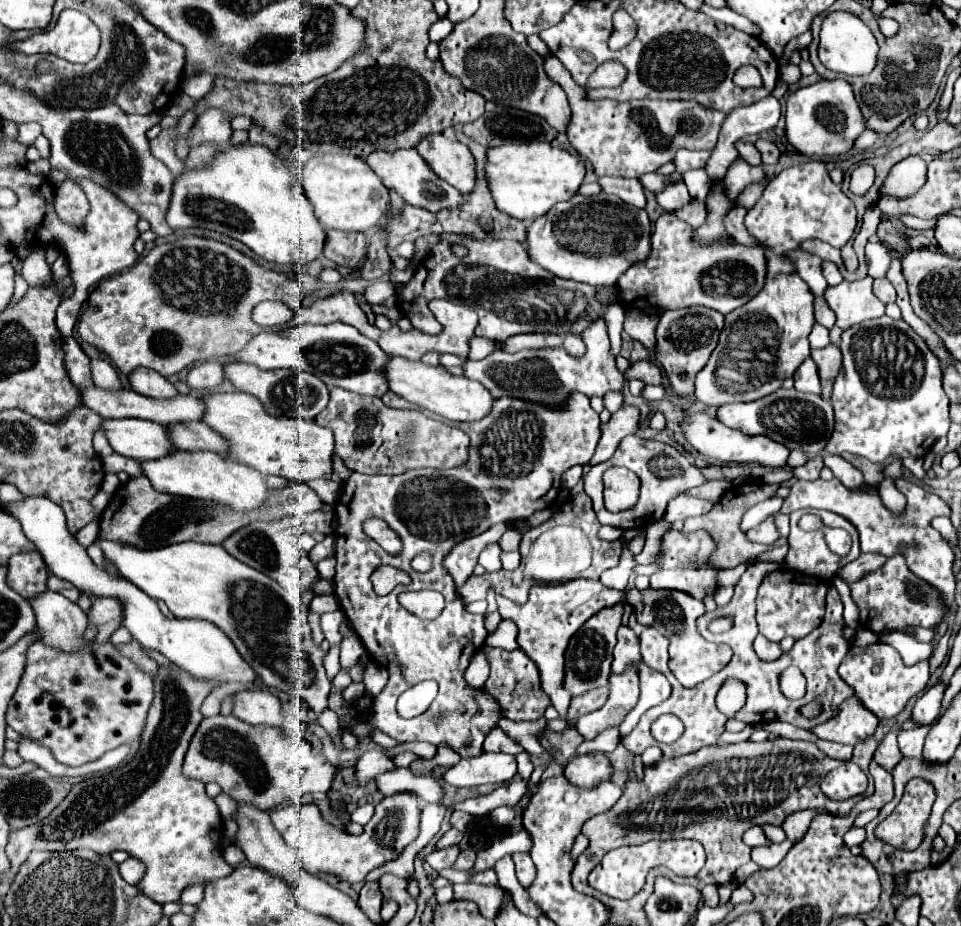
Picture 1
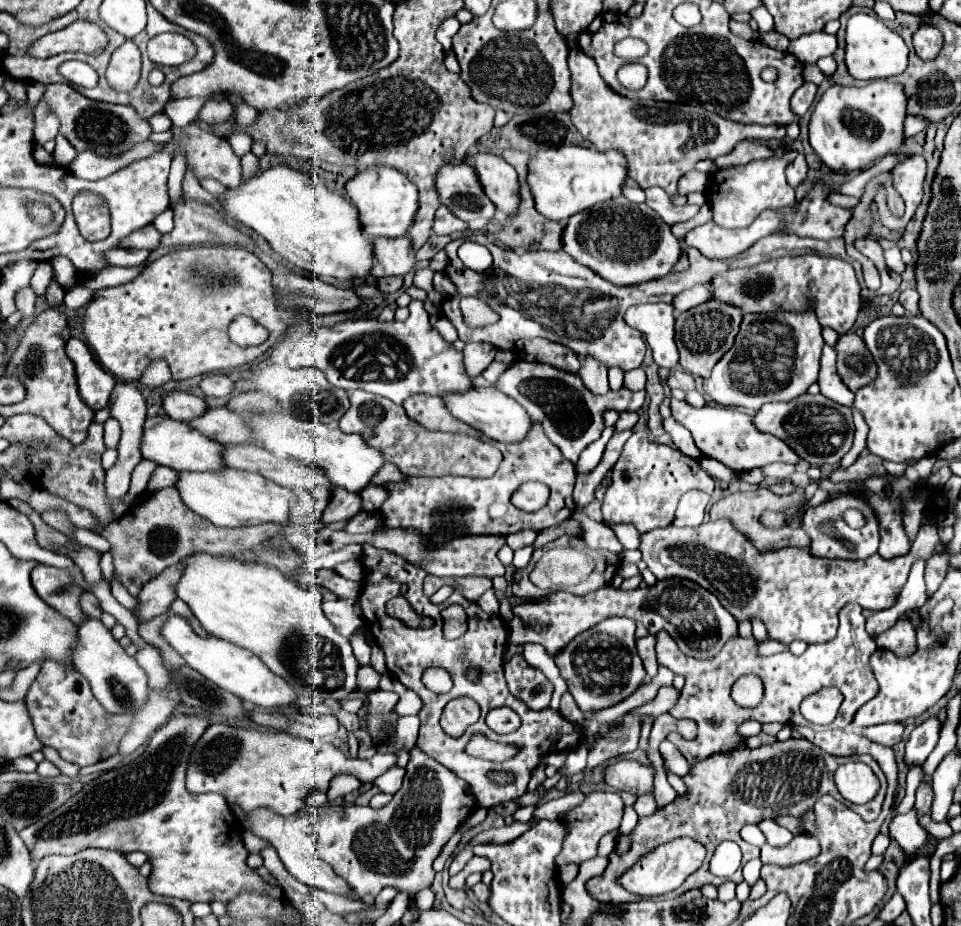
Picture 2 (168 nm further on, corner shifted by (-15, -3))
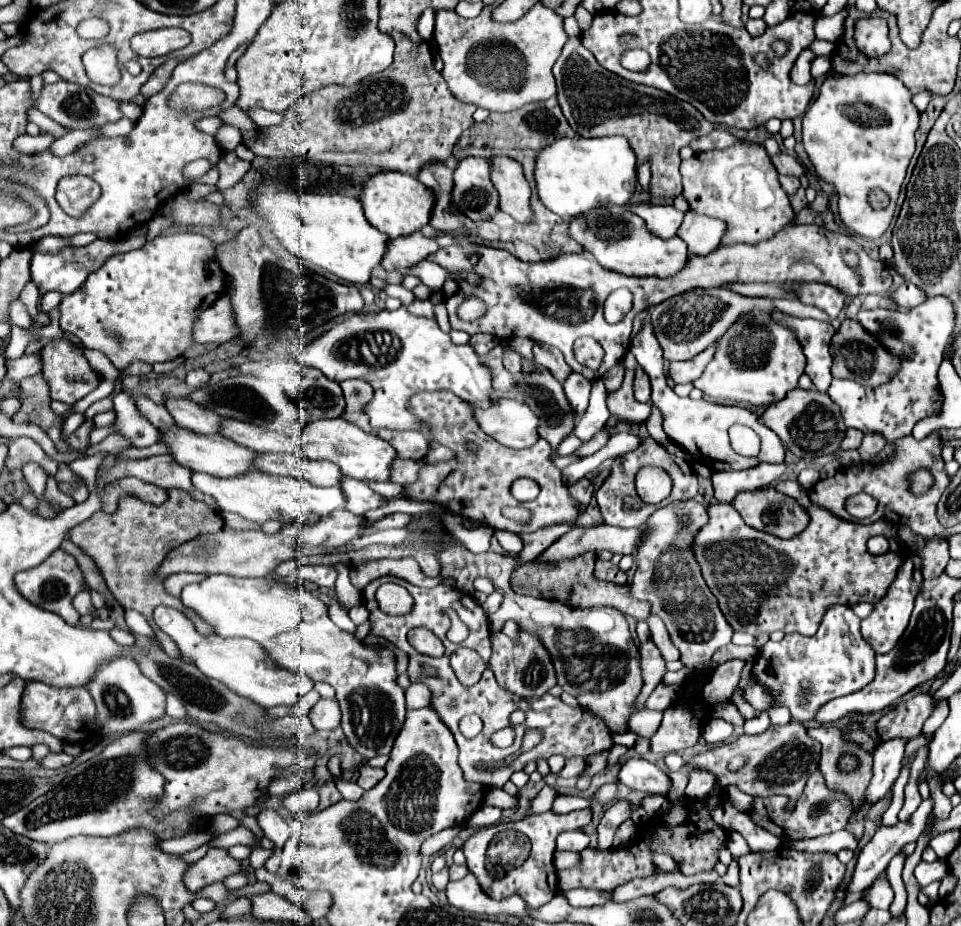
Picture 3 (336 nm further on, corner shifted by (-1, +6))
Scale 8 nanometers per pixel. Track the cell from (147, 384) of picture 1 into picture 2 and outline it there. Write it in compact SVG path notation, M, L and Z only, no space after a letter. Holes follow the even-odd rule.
M168 392L164 396L164 410L170 418L180 420L180 422L192 422L194 418L200 418L206 412L208 404L204 398L198 398L188 392Z

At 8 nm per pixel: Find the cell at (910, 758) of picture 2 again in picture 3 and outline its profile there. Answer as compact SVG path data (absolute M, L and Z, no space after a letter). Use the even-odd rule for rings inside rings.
M894 737L894 739L882 741L874 749L874 777L866 791L866 803L876 803L892 789L894 781L900 775L906 743L908 741L902 741L902 737Z

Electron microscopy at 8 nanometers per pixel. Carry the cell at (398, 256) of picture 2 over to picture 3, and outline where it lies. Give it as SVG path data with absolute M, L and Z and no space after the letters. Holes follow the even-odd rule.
M410 233L406 237L396 237L390 239L390 245L386 245L386 257L382 259L382 267L388 271L404 271L418 261L426 259L428 255L436 253L440 245L436 239L424 237L420 233Z

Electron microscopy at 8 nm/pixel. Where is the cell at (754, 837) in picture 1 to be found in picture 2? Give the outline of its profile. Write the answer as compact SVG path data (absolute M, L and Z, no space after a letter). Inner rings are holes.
M746 824L746 826L740 830L740 836L742 836L744 842L748 842L748 844L752 844L752 846L758 846L758 848L766 844L766 838L764 838L764 834L760 832L760 828L758 828L756 824Z

